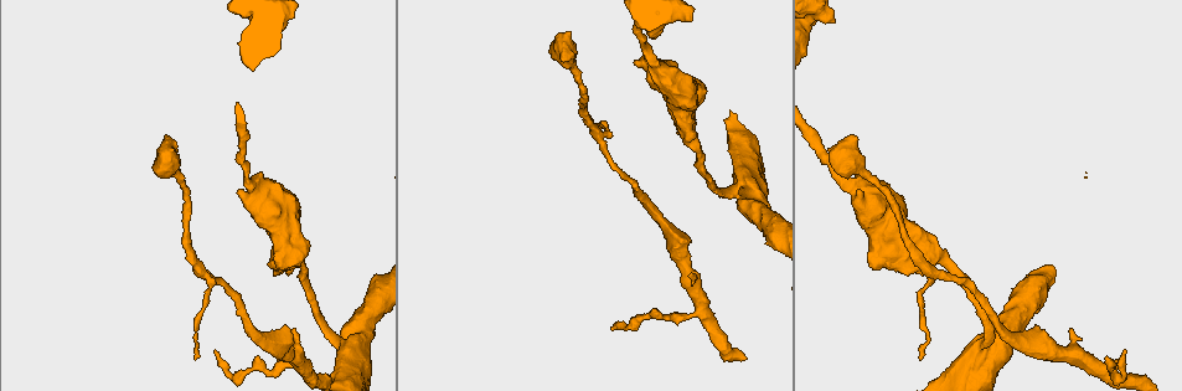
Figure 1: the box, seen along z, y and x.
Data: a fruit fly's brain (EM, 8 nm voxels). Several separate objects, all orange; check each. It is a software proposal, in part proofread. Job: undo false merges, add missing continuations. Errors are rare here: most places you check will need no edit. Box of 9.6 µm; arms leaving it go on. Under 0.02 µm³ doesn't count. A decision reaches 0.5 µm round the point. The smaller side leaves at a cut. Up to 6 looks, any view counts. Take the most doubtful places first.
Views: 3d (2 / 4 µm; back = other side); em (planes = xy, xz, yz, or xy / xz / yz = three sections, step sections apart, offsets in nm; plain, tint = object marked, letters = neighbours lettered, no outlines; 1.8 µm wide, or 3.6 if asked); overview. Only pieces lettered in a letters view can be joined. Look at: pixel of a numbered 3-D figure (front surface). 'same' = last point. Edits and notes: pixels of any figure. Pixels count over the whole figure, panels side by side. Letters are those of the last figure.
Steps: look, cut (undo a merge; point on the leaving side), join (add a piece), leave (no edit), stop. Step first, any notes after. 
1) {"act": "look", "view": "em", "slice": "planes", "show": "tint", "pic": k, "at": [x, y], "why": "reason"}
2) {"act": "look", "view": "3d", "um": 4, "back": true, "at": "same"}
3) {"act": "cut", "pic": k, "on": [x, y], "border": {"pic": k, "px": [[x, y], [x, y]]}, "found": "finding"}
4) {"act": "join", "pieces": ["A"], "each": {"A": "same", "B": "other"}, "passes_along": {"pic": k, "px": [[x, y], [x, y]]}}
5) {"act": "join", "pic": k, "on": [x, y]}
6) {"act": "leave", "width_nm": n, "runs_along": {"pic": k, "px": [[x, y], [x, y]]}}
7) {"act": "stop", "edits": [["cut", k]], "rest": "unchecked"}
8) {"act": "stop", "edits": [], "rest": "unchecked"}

{"act": "look", "view": "em", "slice": "xy", "step": 4, "show": "letters", "pic": 1, "at": [214, 351], "why": "tapers out"}

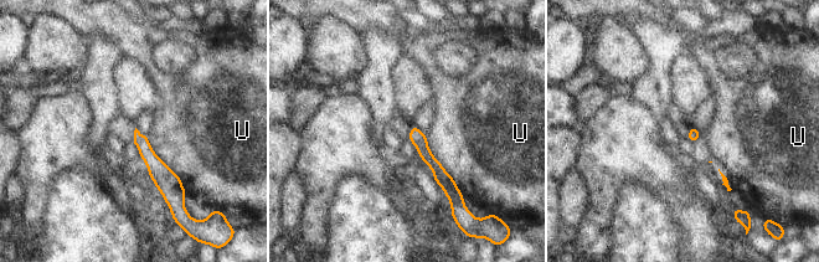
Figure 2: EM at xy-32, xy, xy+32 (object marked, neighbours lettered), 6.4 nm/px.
{"act": "look", "view": "em", "slice": "xz", "step": 16, "show": "letters", "at": "same", "why": "another direction"}

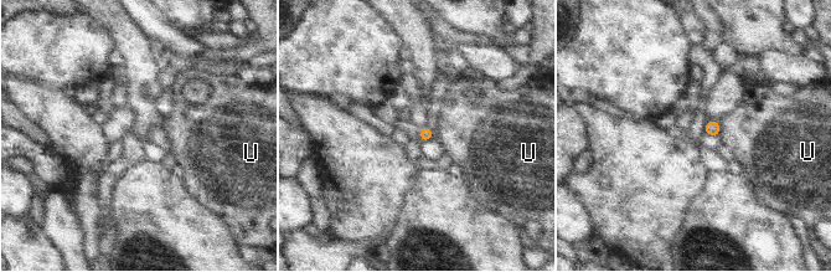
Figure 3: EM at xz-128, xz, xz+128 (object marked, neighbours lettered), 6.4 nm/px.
{"act": "leave", "longest_contact_nm": ["U", 100], "each": {"U": "other"}, "border": {"pic": 3, "px": [[717, 121], [719, 126], [718, 136]]}, "found": "no lettered piece goes on from it"}

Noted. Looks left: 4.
{"act": "look", "view": "3d", "um": 2, "pic": 1, "at": [194, 359], "why": "branch stops here"}

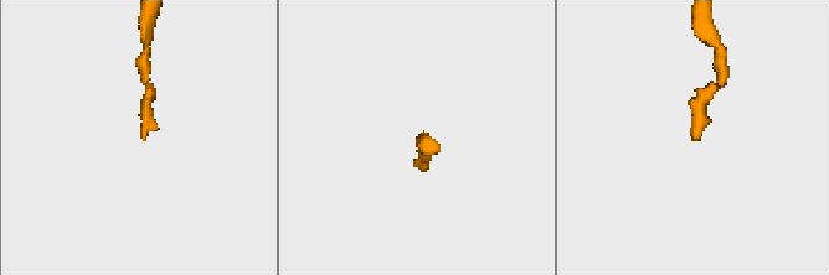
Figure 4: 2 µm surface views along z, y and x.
{"act": "look", "view": "em", "um": 3.6, "slice": "xz", "step": 4, "show": "letters", "pic": 4, "at": [144, 140]}

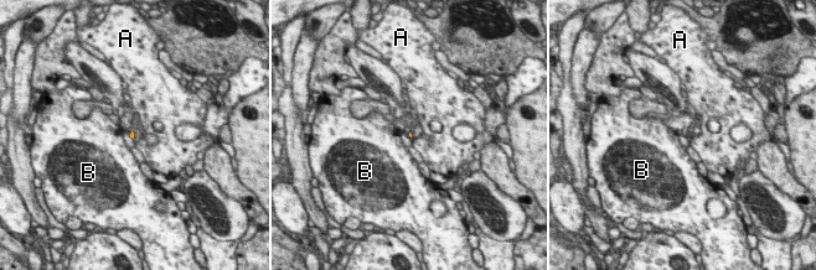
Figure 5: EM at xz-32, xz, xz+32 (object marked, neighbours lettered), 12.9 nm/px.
{"act": "look", "view": "em", "um": 3.6, "slice": "yz", "step": 8, "show": "letters", "at": "same", "why": "another direction"}

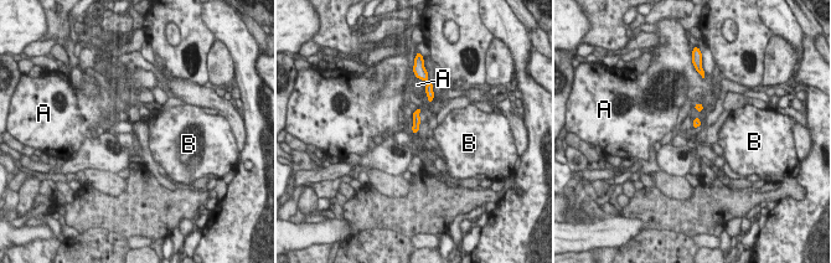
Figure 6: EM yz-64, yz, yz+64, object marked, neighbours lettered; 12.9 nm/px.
{"act": "leave", "longest_contact_nm": ["A", 120], "each": {"A": "other", "B": "other"}, "runs_along": {"pic": 6, "px": [[418, 111], [414, 132]]}, "found": "none of them fits"}

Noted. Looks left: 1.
{"act": "stop", "edits": [], "rest": "unchecked"}

